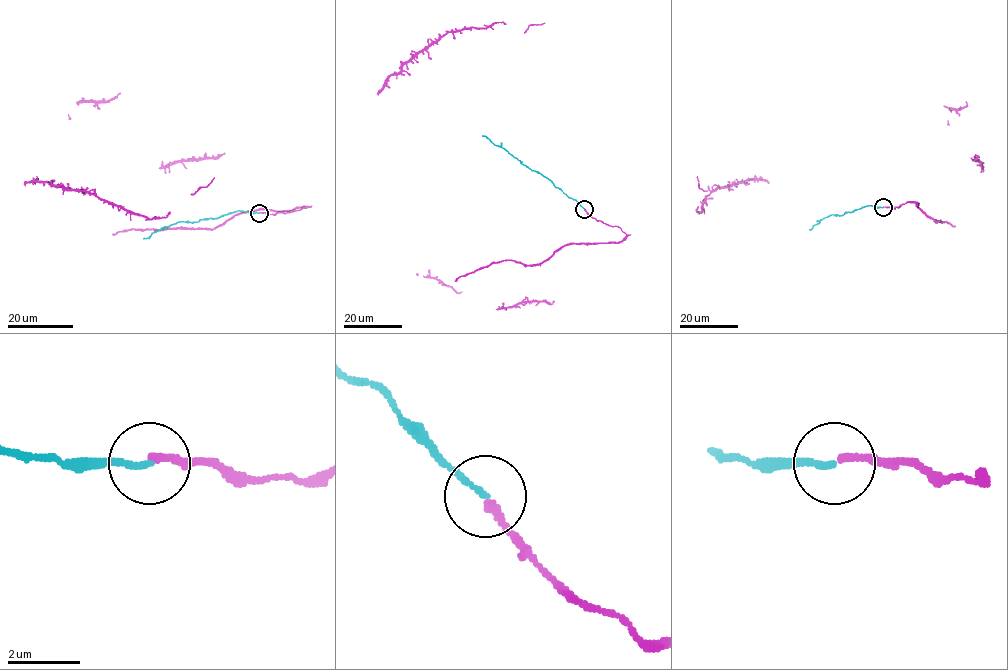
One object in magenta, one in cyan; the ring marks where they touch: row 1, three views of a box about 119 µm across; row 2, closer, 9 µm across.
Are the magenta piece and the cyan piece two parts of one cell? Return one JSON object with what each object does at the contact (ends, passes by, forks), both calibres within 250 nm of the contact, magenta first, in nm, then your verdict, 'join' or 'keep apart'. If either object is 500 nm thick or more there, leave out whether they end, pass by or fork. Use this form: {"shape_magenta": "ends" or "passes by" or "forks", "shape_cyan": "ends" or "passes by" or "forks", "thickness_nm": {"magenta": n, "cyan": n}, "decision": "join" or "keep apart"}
{"shape_magenta": "ends", "shape_cyan": "ends", "thickness_nm": {"magenta": 200, "cyan": 150}, "decision": "join"}

